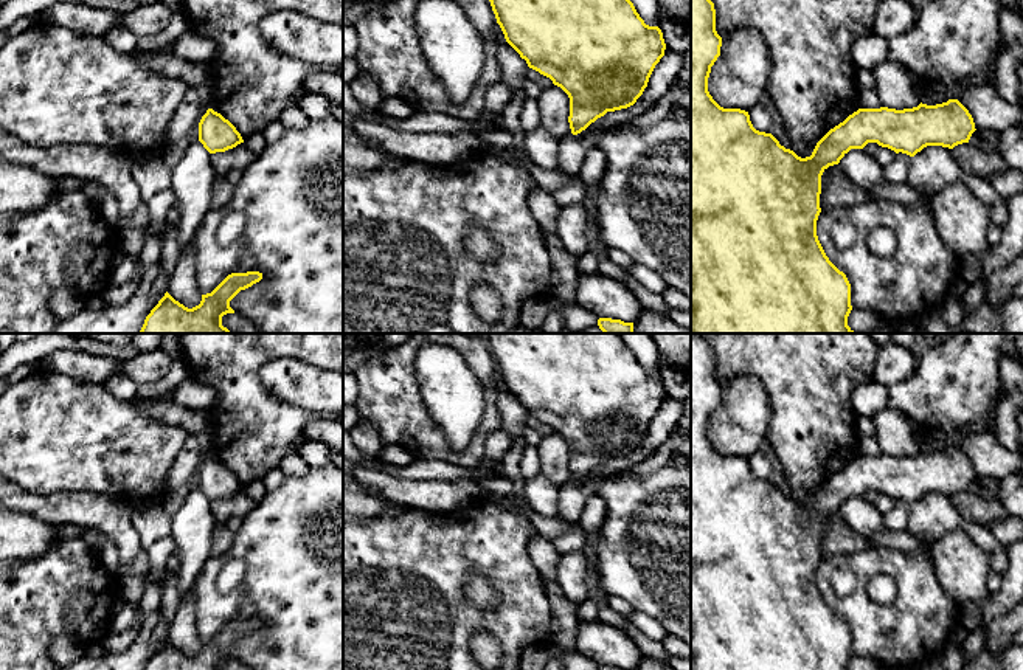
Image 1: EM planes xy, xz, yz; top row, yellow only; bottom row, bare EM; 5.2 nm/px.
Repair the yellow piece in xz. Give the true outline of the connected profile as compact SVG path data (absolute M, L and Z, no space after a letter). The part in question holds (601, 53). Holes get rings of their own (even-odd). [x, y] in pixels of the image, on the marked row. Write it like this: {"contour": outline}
{"contour": "M630 0L489 2L506 42L529 68L550 78L568 95L568 123L573 135L607 112L633 105L664 56L661 29L646 25Z"}

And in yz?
{"contour": "M691 0L691 333L855 333L848 326L851 284L826 256L818 236L821 175L851 149L877 143L914 157L927 146L953 149L976 130L969 110L958 101L913 109L858 109L831 129L810 157L801 158L765 132L753 127L740 109L720 107L708 92L711 67L720 56L711 0Z"}

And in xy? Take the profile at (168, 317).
{"contour": "M259 271L231 273L199 306L188 309L168 292L146 316L140 333L234 333L222 326L222 316L234 313L230 301L262 279Z"}

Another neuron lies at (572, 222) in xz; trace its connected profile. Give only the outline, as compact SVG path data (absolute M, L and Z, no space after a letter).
M582 203L560 206L554 233L576 257L588 251L587 225L588 212Z

